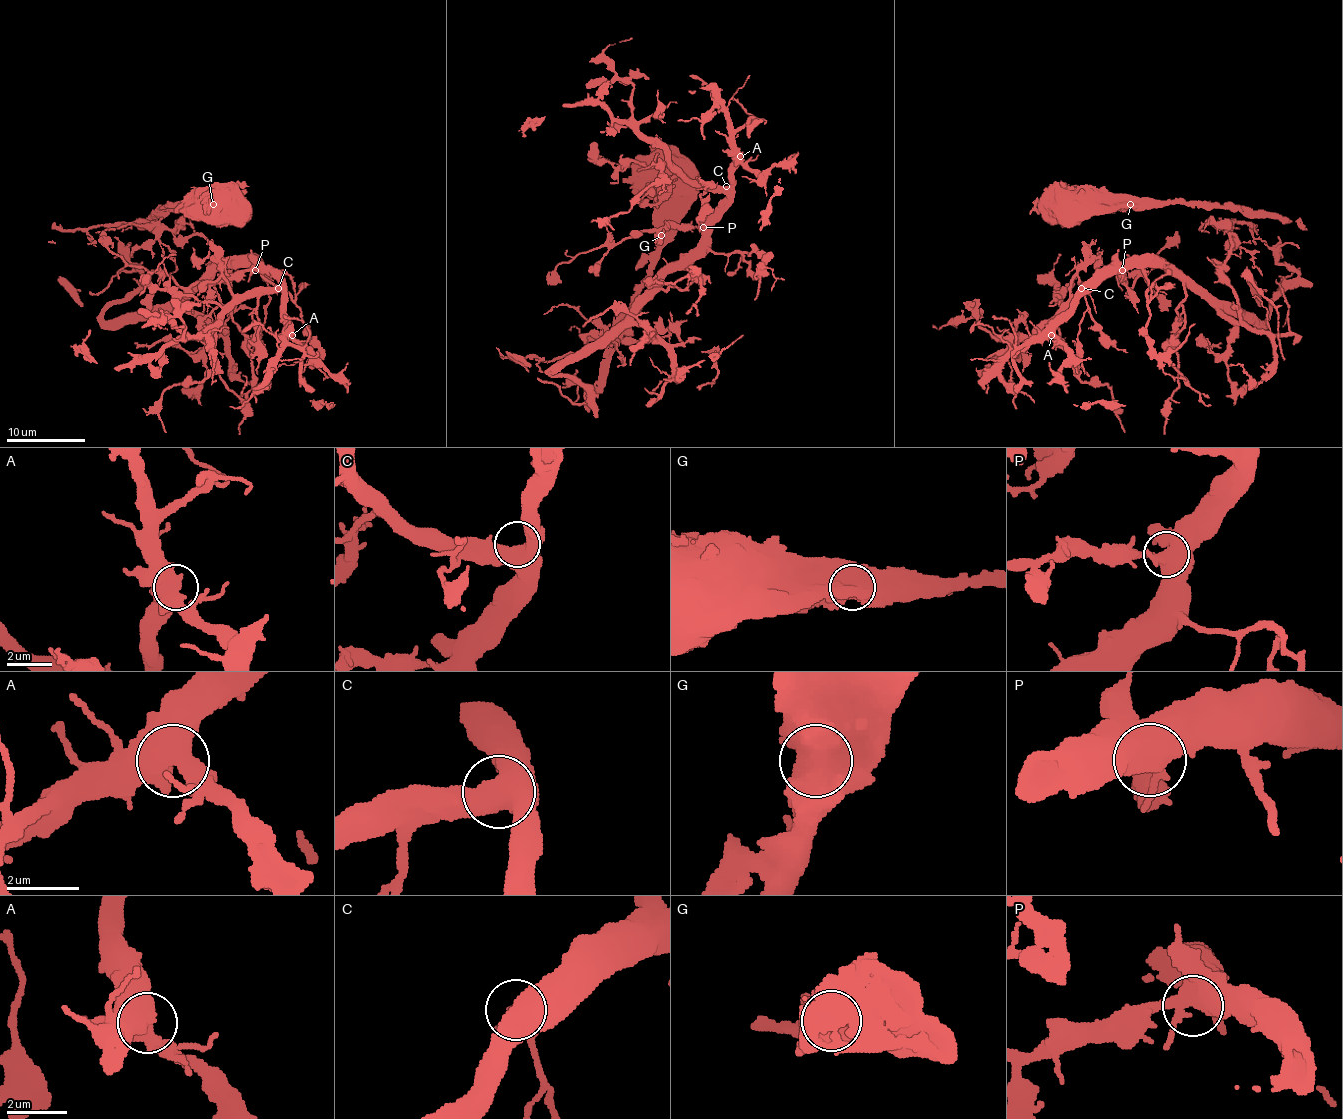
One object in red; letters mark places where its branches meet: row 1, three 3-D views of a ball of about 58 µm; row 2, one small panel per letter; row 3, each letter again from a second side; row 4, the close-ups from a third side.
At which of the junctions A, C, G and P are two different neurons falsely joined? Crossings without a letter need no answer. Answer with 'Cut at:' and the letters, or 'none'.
Cut at: none

